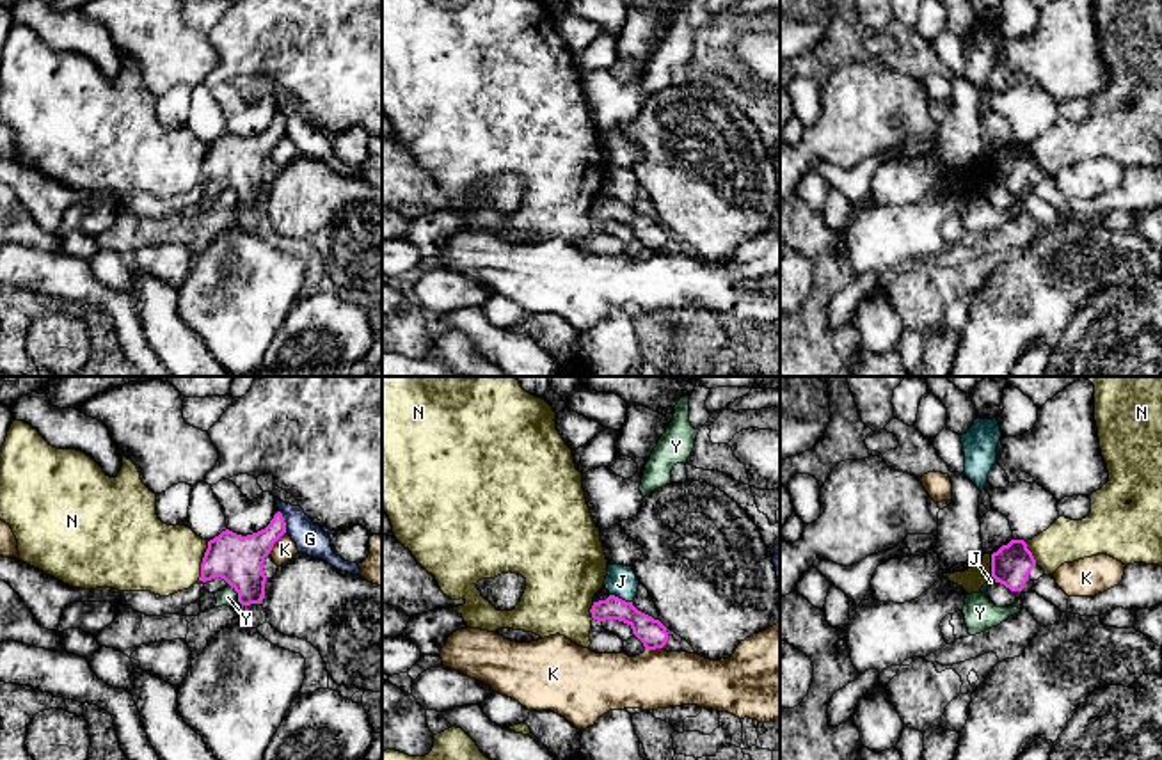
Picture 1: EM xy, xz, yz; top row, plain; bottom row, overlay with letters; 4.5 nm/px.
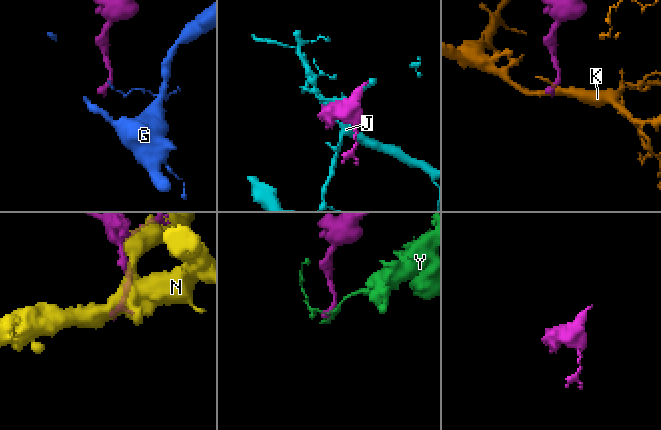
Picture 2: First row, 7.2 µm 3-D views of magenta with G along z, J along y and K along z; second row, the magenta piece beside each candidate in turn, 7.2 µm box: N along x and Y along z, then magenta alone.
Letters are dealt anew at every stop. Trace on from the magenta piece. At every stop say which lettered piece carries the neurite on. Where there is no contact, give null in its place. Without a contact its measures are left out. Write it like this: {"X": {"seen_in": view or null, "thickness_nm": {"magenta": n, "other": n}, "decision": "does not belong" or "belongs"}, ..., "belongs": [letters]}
{"G": {"seen_in": "xy", "thickness_nm": {"magenta": 200, "other": 140}, "decision": "does not belong"}, "J": {"seen_in": "xz", "thickness_nm": {"magenta": 120, "other": 140}, "decision": "does not belong"}, "K": {"seen_in": "xy", "thickness_nm": {"magenta": 220, "other": 110}, "decision": "does not belong"}, "N": {"seen_in": "xy", "thickness_nm": {"magenta": 220, "other": 320}, "decision": "does not belong"}, "Y": {"seen_in": "xy", "thickness_nm": {"magenta": 220, "other": 80}, "decision": "does not belong"}, "belongs": []}

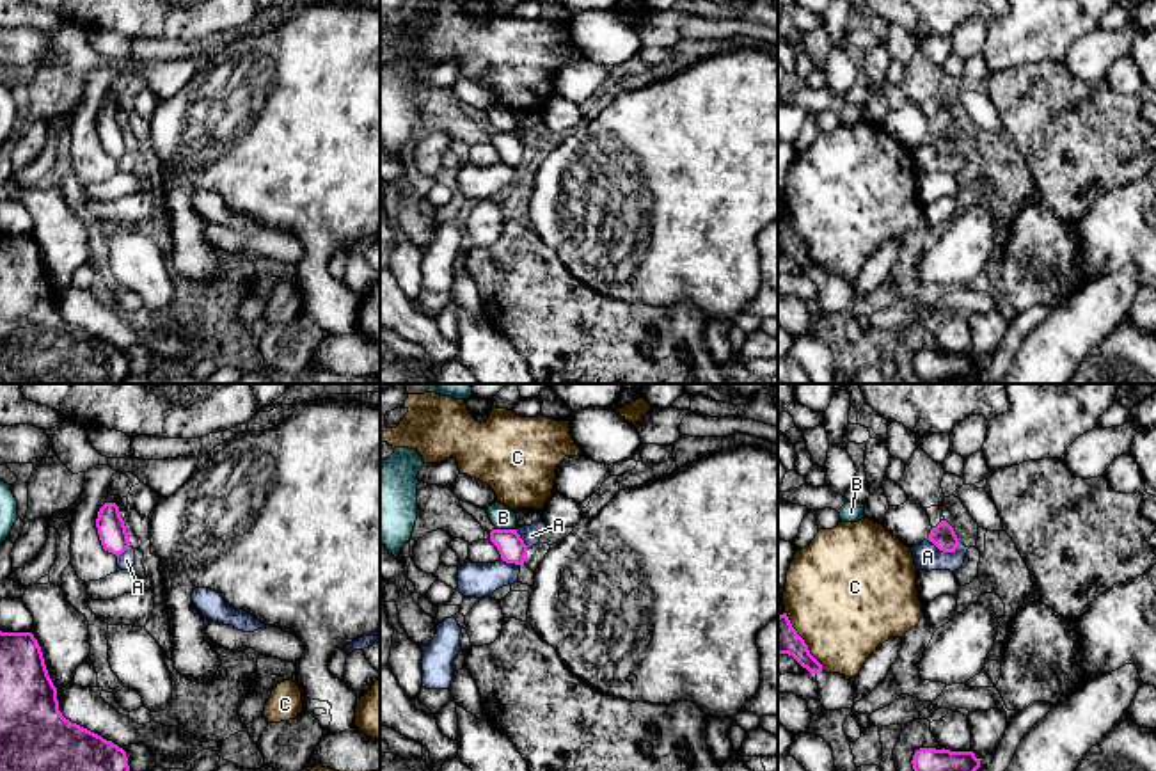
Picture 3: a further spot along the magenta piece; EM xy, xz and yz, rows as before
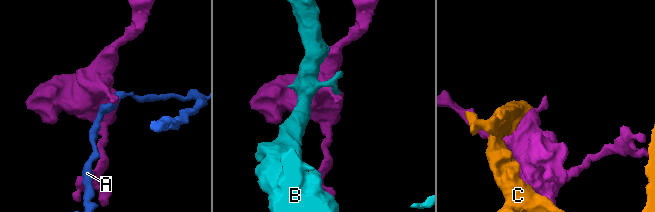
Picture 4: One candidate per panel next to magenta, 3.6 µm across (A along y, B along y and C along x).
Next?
{"A": {"seen_in": "yz", "thickness_nm": {"magenta": 110, "other": 120}, "decision": "does not belong"}, "B": {"seen_in": "xz", "thickness_nm": {"magenta": 120, "other": 110}, "decision": "does not belong"}, "C": {"seen_in": "yz", "thickness_nm": {"magenta": 160, "other": 480}, "decision": "does not belong"}, "belongs": []}

